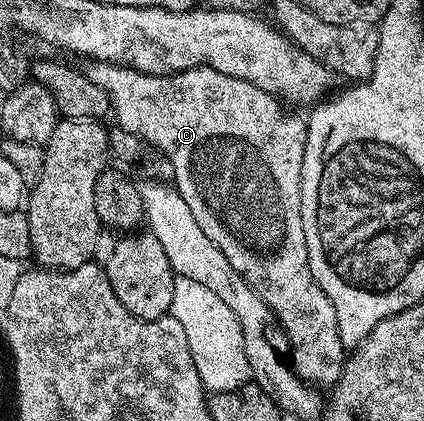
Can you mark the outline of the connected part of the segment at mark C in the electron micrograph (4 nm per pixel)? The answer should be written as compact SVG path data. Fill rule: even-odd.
M88 61L83 66L82 71L90 79L90 83L98 83L98 87L102 87L102 91L106 91L114 117L116 113L115 124L119 128L138 135L151 148L153 145L154 148L161 149L161 151L156 151L162 154L163 160L170 170L174 188L182 195L182 199L186 199L186 207L190 207L194 219L198 219L198 227L202 227L202 231L206 231L206 239L210 239L210 243L214 243L218 247L218 251L222 251L222 255L226 255L226 259L230 259L230 265L238 271L238 275L242 275L244 282L261 297L265 305L268 306L271 316L280 320L278 322L279 328L284 336L288 338L290 346L292 372L301 381L312 387L320 387L316 385L335 386L344 370L346 347L338 335L338 315L334 315L334 307L329 303L328 296L322 291L322 287L318 287L318 283L310 271L308 252L306 251L306 231L302 231L300 180L302 179L302 155L306 151L306 139L308 138L308 126L305 118L303 116L299 117L296 113L291 113L291 111L296 111L285 107L273 94L260 89L254 83L234 79L230 75L222 75L222 71L214 71L209 65L199 65L196 69L172 73L168 77L150 75L133 69L130 65L115 65L109 61Z

